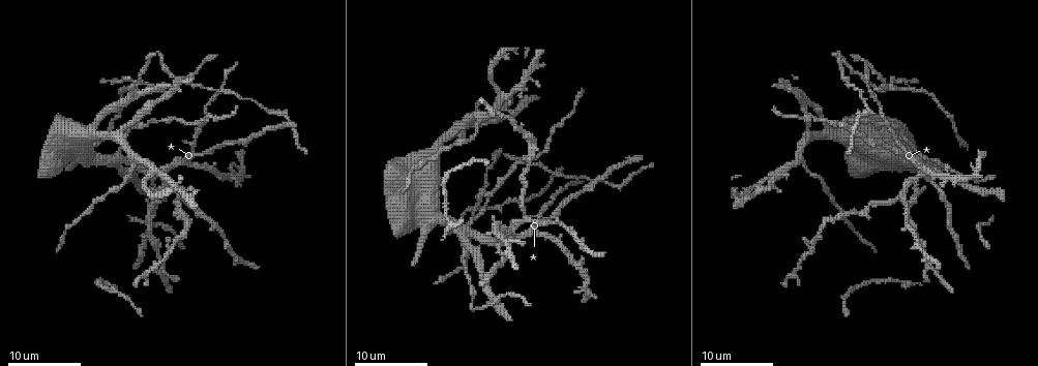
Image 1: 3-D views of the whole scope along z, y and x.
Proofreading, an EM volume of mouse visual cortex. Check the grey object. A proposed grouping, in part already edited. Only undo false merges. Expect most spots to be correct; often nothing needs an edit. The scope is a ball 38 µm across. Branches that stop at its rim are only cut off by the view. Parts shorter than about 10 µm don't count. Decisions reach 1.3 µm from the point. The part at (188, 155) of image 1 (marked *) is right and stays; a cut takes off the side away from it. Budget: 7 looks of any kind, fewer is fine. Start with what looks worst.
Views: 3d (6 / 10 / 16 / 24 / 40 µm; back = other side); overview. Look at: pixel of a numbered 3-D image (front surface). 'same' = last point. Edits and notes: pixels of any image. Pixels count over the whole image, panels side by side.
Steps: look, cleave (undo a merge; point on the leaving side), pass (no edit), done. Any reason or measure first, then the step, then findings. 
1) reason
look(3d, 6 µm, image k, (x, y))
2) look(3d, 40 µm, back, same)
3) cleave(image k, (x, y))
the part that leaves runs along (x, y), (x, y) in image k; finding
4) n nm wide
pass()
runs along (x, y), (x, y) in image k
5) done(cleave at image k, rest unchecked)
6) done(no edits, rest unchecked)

four-way junction
look(3d, 10 µm, image 1, (923, 158))

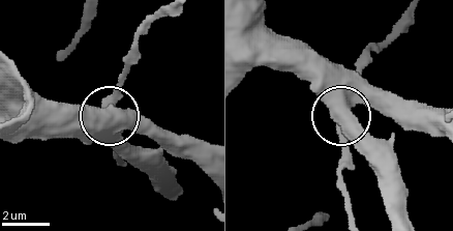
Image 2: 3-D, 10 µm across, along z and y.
other side
look(3d, 10 µm, back, same)

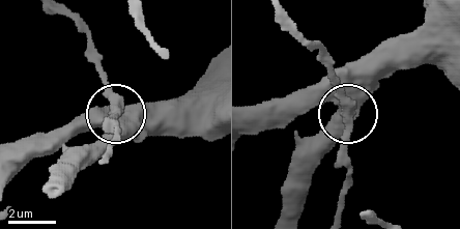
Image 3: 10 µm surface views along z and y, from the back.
470 nm wide
pass()
runs along (253, 109), (329, 103), (348, 112), (329, 63) in image 3; one cell here

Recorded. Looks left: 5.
four-way junction
look(3d, 16 µm, image 1, (476, 203))

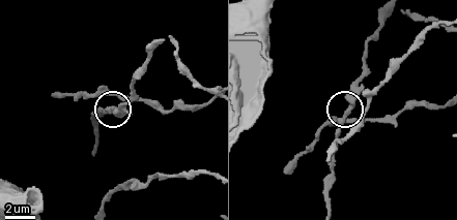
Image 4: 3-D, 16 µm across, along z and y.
pass()
all the same cell

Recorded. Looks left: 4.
three arms meet
look(3d, 16 µm, image 1, (566, 176))

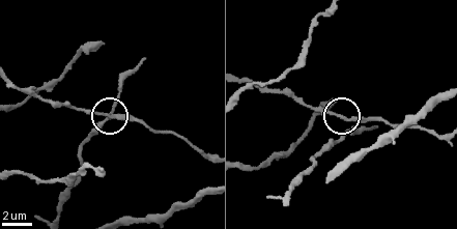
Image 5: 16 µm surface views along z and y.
170 nm wide
pass()
runs along (285, 197), (341, 137), (343, 117), (379, 119) in image 5; all the same cell

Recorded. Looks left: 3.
done(no edits, rest unchecked)

